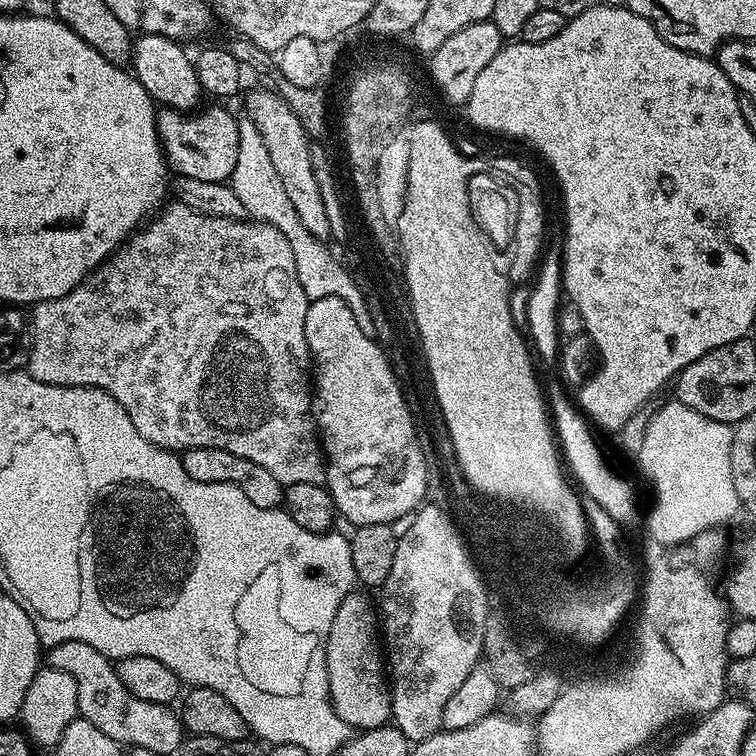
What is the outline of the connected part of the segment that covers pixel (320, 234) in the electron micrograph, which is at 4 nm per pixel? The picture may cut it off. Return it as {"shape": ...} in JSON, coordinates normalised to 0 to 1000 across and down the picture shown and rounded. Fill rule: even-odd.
{"shape":[[[349,122],[340,130],[336,142],[328,146],[337,167],[343,169],[345,180],[357,204],[357,210],[372,237],[373,247],[380,255],[394,288],[417,315],[433,319],[438,313],[437,291],[431,284],[431,272],[426,265],[423,249],[411,214],[411,187],[398,163],[397,155],[377,136],[366,123]]]}

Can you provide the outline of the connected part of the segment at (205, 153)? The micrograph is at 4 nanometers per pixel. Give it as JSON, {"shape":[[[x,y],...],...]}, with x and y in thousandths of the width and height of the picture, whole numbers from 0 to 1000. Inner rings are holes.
{"shape":[[[213,142],[206,149],[206,176],[224,224],[234,234],[298,242],[304,238],[313,218],[316,157],[307,155],[296,143],[269,143],[258,151],[250,151]]]}

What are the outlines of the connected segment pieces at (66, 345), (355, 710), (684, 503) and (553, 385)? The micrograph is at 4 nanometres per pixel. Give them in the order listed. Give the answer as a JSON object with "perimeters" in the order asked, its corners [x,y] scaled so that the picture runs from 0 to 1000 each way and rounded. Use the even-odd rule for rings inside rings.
{"perimeters":[[[[239,267],[213,274],[205,288],[197,290],[184,304],[175,308],[136,349],[131,349],[119,364],[114,366],[107,376],[93,389],[82,394],[62,397],[54,402],[46,403],[40,413],[40,459],[37,462],[37,480],[34,491],[50,505],[61,505],[71,511],[83,513],[132,513],[140,521],[146,521],[172,548],[172,558],[177,558],[177,569],[188,574],[188,579],[197,582],[200,587],[206,587],[210,593],[221,593],[222,597],[234,601],[250,598],[253,593],[292,593],[304,601],[315,601],[315,606],[331,606],[340,616],[348,616],[356,627],[362,627],[368,638],[377,643],[393,640],[394,638],[410,638],[411,640],[429,640],[431,635],[431,604],[426,591],[426,583],[421,575],[418,563],[418,552],[413,548],[414,515],[410,512],[410,467],[407,454],[405,452],[405,410],[410,398],[405,386],[399,384],[399,377],[394,370],[394,361],[390,357],[389,335],[384,328],[384,320],[373,307],[360,299],[357,295],[335,294],[332,290],[323,288],[316,291],[300,291],[296,287],[275,287],[272,283],[259,282]]],[[[467,780],[452,802],[447,802],[442,828],[437,828],[437,839],[431,844],[434,922],[447,950],[456,952],[466,966],[505,963],[519,950],[519,918],[511,878],[505,872],[500,810],[493,795],[491,799],[480,786],[480,782]]],[[[886,529],[858,552],[852,586],[841,611],[865,643],[868,661],[860,677],[857,698],[864,714],[876,725],[910,718],[939,698],[954,697],[974,677],[978,679],[981,668],[971,642],[968,574],[967,562],[934,553],[896,529]]],[[[733,497],[733,500],[725,503],[721,501],[720,511],[721,528],[731,570],[753,626],[759,631],[759,635],[762,630],[763,636],[761,635],[761,639],[771,652],[778,653],[788,664],[794,665],[796,672],[819,694],[828,698],[839,694],[847,685],[847,677],[841,667],[841,653],[835,640],[815,627],[799,608],[799,603],[783,574],[782,560],[767,545],[766,538],[758,530],[757,533],[754,532],[746,516],[745,504]]]]}

